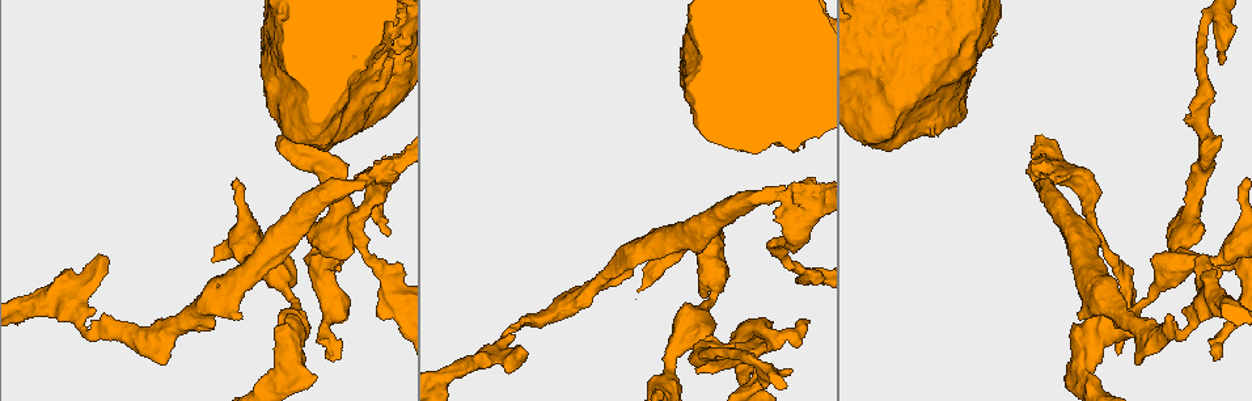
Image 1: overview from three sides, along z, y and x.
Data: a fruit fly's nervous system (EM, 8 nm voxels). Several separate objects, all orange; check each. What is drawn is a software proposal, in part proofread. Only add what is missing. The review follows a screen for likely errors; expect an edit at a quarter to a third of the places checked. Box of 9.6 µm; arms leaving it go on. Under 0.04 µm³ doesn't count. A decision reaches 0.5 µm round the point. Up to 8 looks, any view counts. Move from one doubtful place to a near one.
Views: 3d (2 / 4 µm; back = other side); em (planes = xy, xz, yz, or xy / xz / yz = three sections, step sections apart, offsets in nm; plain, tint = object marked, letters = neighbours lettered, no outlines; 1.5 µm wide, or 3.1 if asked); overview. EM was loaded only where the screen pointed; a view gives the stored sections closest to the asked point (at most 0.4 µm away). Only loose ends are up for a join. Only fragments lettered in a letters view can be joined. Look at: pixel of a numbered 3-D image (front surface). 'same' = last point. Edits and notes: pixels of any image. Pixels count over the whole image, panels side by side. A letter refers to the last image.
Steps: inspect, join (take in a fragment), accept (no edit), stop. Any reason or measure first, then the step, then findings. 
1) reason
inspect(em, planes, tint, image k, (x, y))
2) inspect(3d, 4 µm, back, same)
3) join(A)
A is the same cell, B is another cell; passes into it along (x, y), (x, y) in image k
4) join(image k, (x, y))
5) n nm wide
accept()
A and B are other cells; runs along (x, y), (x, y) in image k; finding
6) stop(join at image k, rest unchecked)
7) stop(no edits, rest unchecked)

branch stops here
inspect(em, planes, plain, image 1, (806, 322))

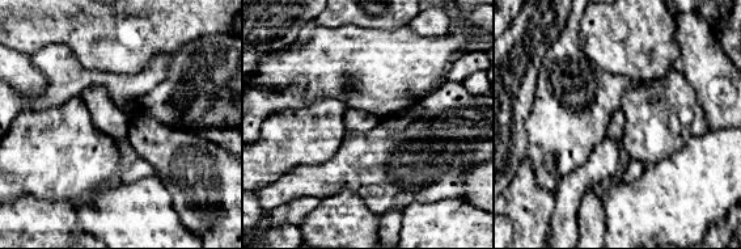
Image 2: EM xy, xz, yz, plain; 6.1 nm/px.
what lies round it
inspect(em, planes, letters, same)

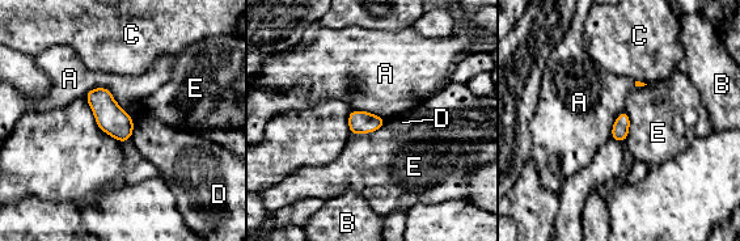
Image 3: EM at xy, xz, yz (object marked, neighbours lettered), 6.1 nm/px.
accept()
A, B, C, D and E are other cells; border along (384, 125), (372, 131), (351, 135) in image 3; none of them fits

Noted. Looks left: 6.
thick end
inspect(3d, 4 µm, image 1, (338, 267))

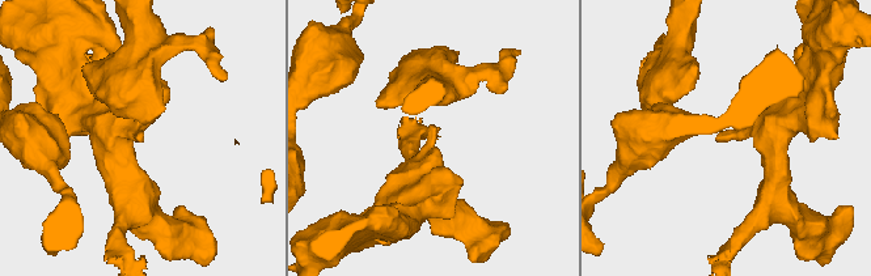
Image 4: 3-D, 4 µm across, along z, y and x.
shape alone is not enough
inspect(em, planes, letters, image 4, (138, 135))

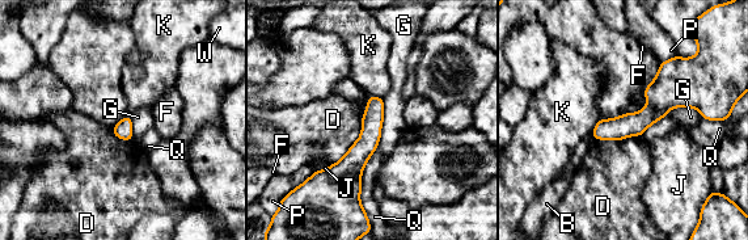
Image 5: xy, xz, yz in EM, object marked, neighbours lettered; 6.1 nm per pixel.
accept()
B, D, F, G, J, K, P, Q and W are other cells; border along (591, 135), (599, 139), (634, 137) in image 5; no lettered fragment goes on from it

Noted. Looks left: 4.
free end
inspect(em, planes, plain, image 1, (315, 377))

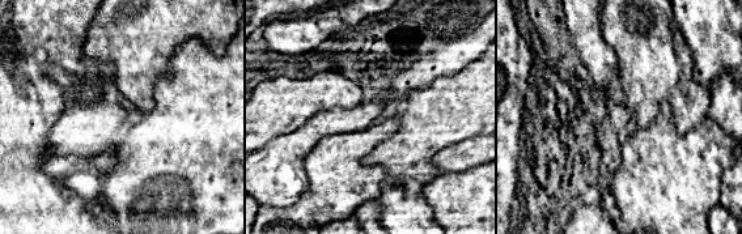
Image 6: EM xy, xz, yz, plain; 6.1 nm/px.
inspect(em, planes, letters, same)

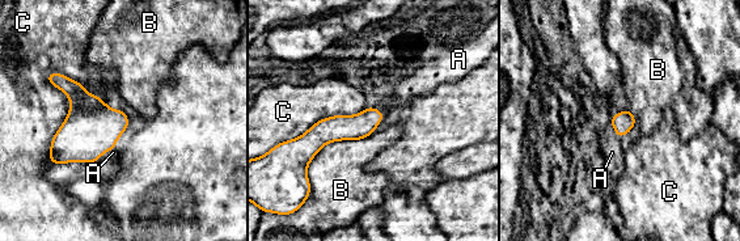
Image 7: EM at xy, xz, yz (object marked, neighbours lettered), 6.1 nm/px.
join(A)
A is the same cell, B and C are other cells; passes into it along (622, 122), (614, 130), (612, 152) in image 7; it goes on there

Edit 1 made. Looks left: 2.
stop(join at image 7, rest unchecked)

